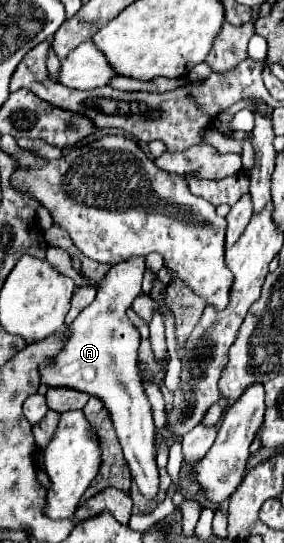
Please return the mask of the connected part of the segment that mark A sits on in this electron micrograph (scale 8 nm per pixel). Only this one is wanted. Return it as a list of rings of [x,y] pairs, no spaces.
[[[143,257],[127,259],[107,271],[107,275],[99,281],[95,301],[85,307],[69,325],[71,337],[61,355],[57,355],[57,361],[53,365],[41,367],[41,381],[57,387],[77,387],[79,391],[97,395],[105,403],[133,481],[137,483],[145,499],[155,501],[159,493],[159,469],[155,463],[155,425],[151,417],[151,405],[141,387],[141,371],[137,363],[137,347],[141,337],[137,327],[127,319],[127,309],[131,307],[133,299],[141,295],[143,273]]]

